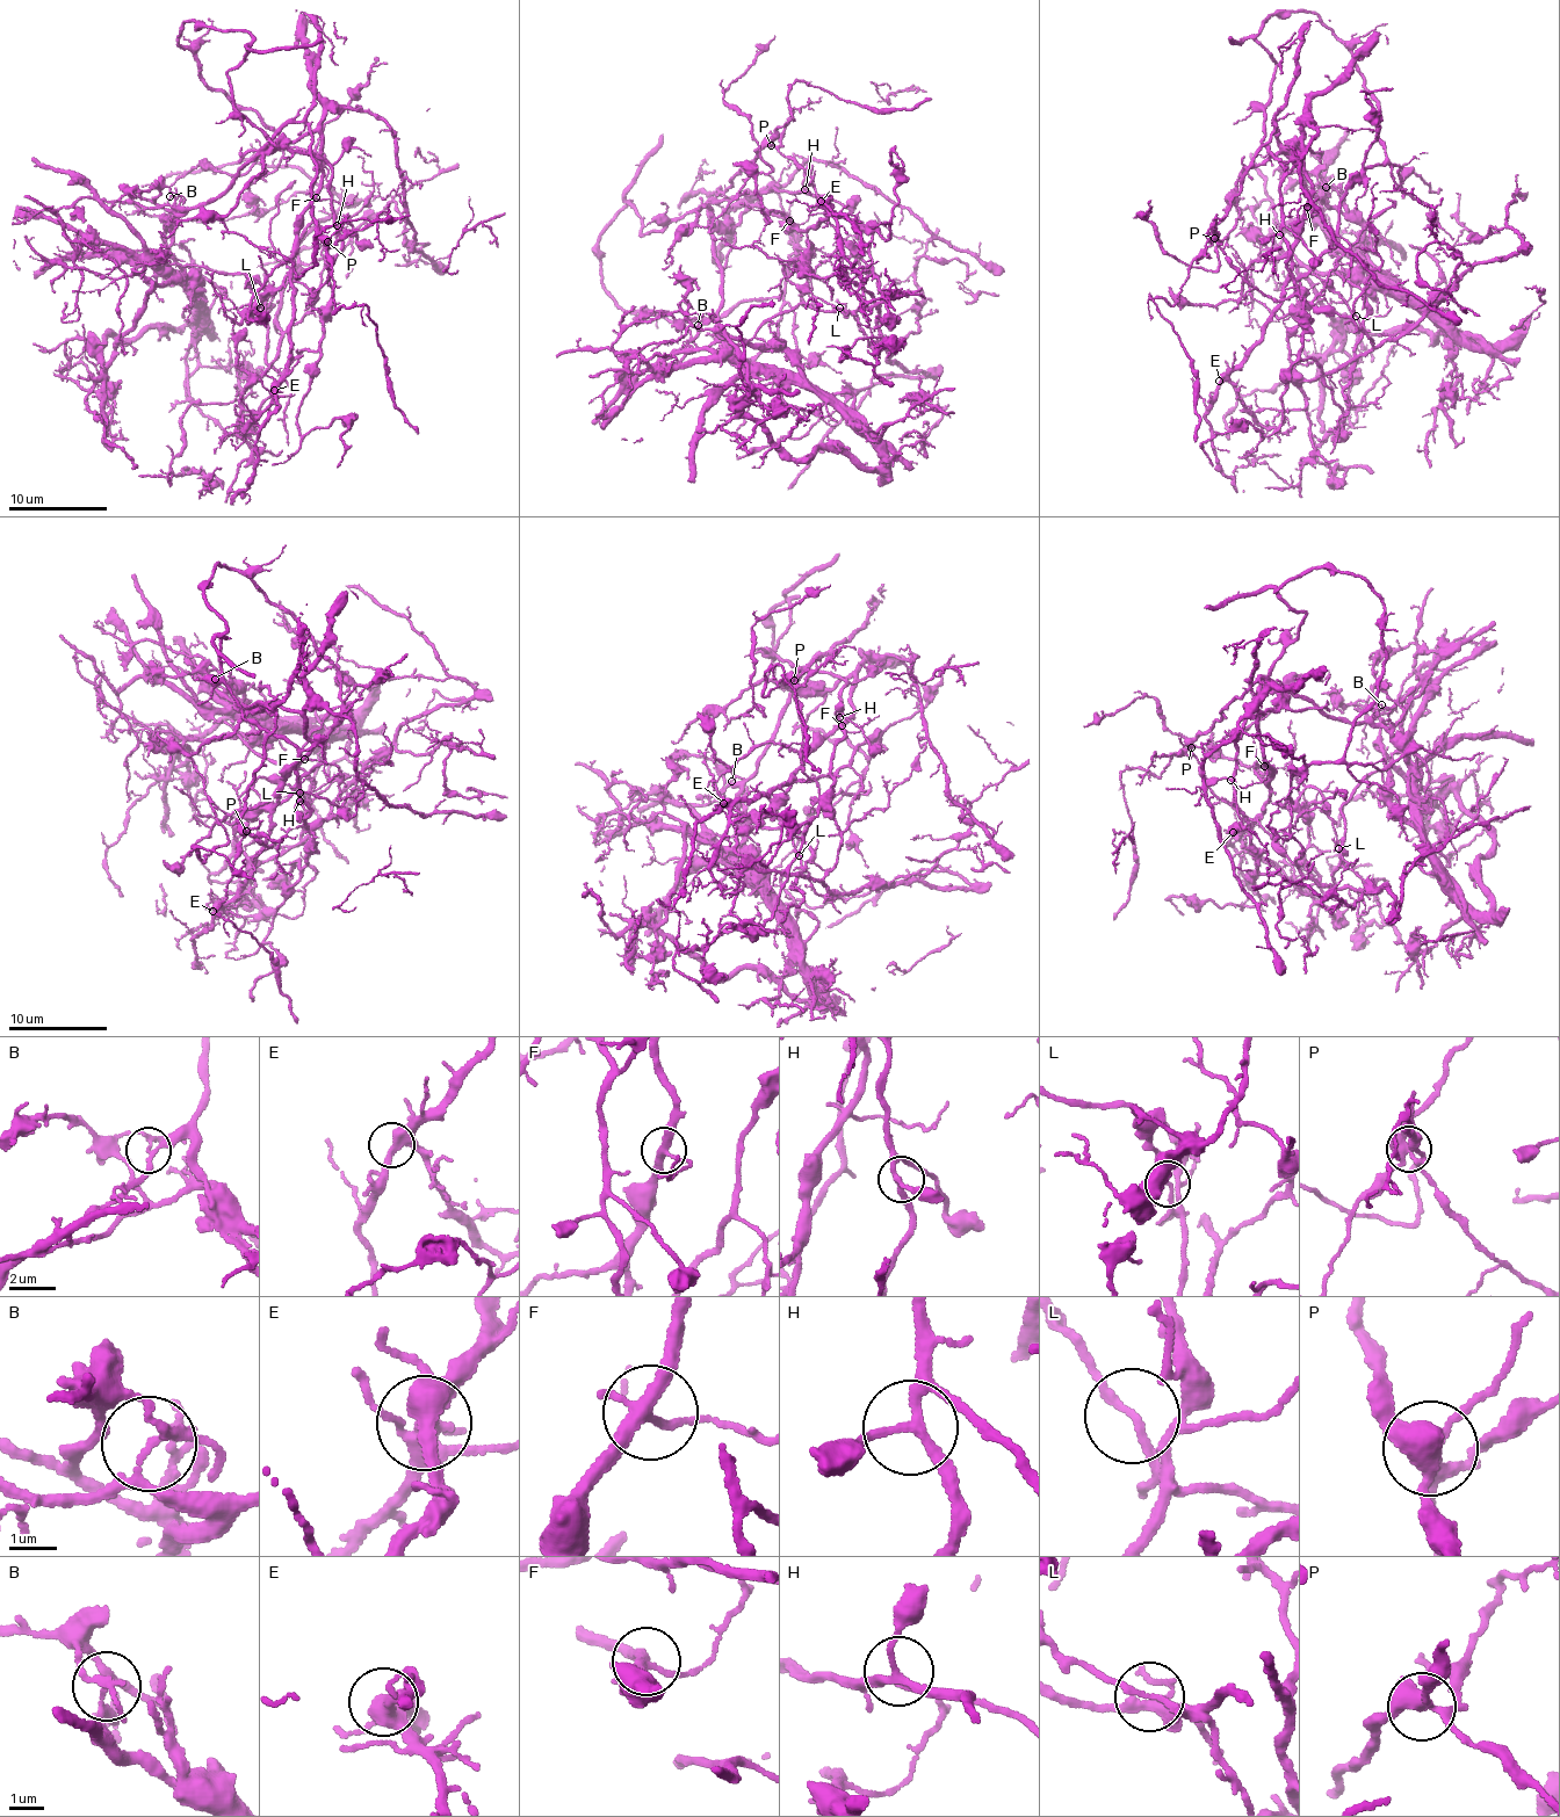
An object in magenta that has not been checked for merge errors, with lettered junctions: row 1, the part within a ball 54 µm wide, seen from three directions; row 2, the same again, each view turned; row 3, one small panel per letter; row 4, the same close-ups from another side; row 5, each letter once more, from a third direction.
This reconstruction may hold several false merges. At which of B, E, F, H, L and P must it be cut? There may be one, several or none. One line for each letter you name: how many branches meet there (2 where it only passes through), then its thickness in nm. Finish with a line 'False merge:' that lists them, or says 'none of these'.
B: 5 branches meet; 130 nm thick
L: 2 branches meet; 170 nm thick
P: 5 branches meet; 400 nm thick
False merge: B, L, P

